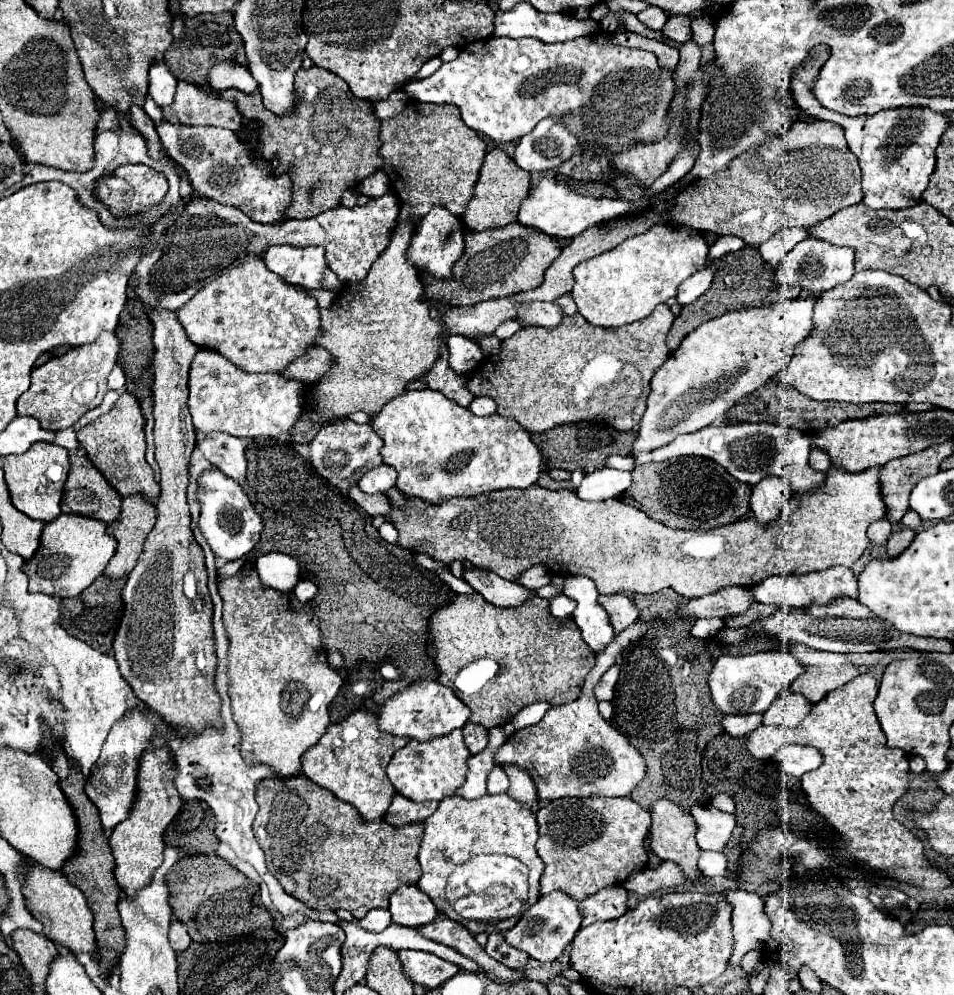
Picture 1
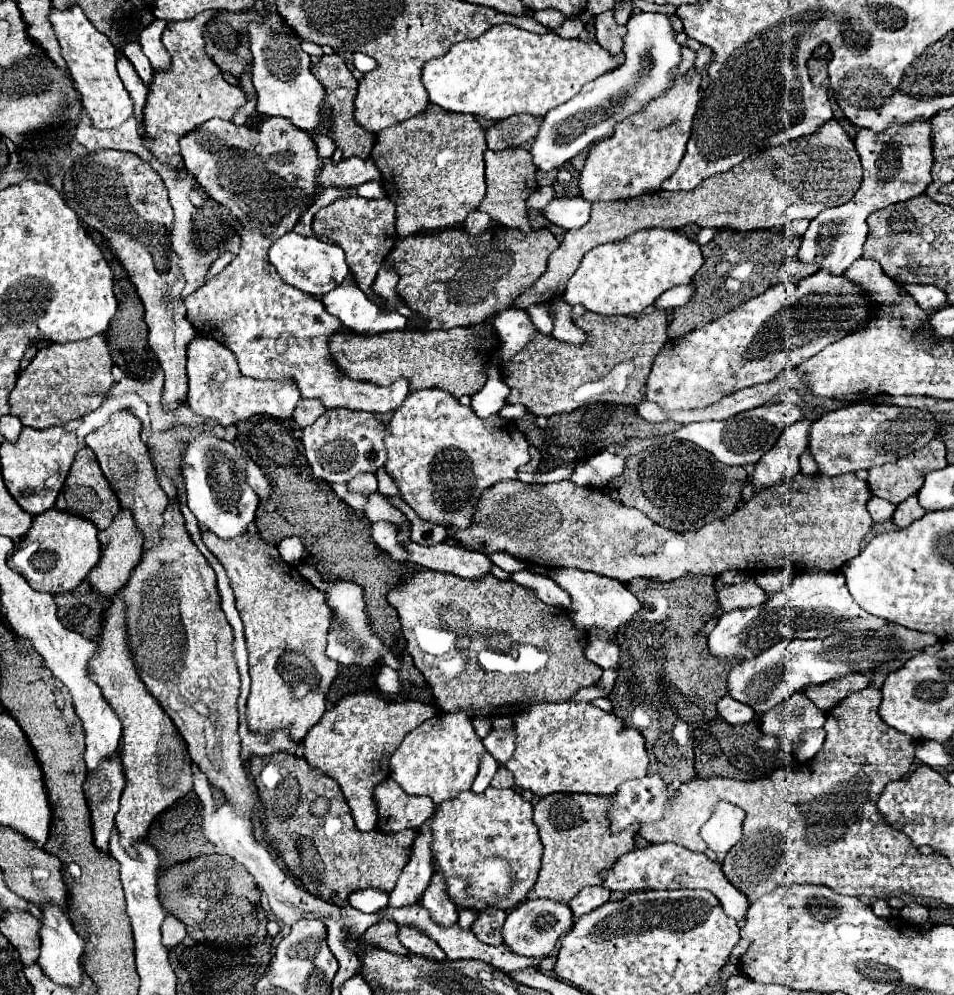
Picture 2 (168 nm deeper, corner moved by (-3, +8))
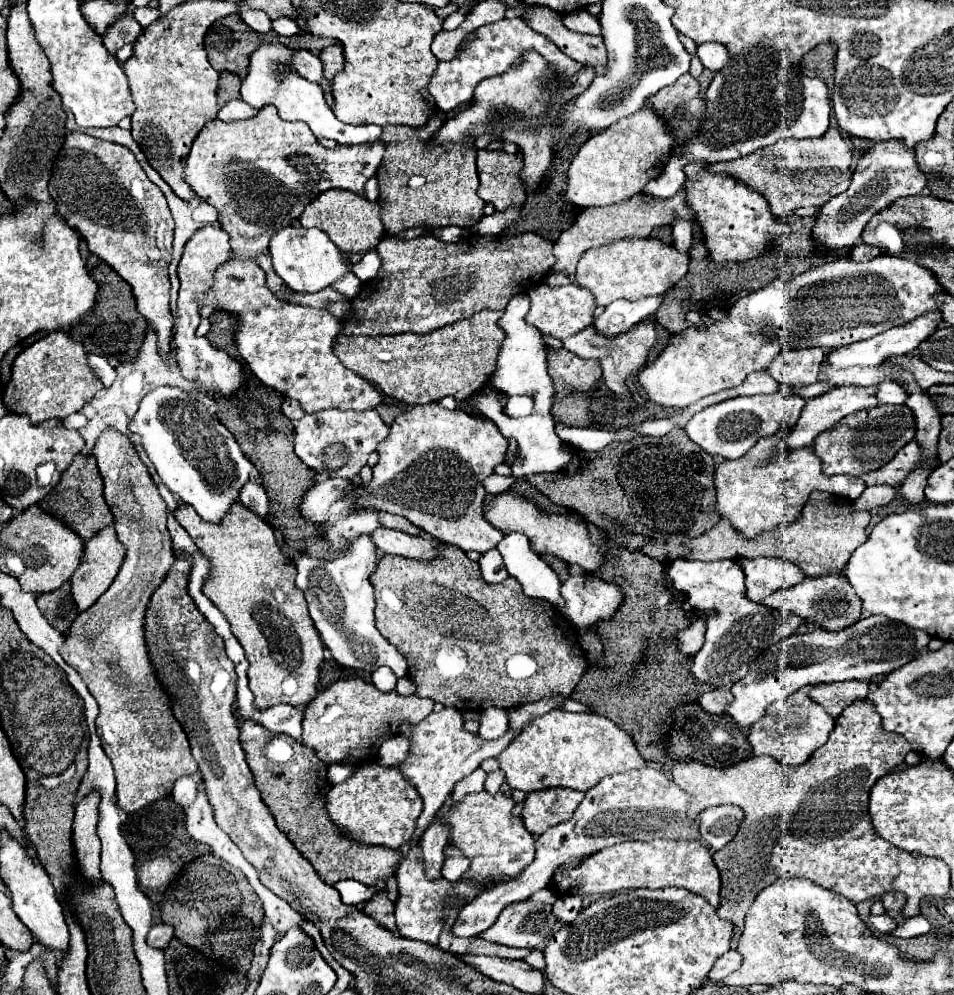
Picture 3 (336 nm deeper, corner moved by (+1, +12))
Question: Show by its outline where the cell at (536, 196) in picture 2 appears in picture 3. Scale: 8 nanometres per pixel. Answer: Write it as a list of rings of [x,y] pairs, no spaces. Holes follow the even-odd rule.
[[[648,107],[616,121],[612,127],[592,135],[574,155],[568,169],[566,199],[578,207],[602,207],[640,193],[650,179],[662,173],[672,145],[674,137]]]

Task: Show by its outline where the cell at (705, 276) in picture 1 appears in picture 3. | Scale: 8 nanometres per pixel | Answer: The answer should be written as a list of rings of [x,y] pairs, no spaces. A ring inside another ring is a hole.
[[[646,297],[640,301],[614,301],[594,321],[596,333],[614,337],[618,333],[630,331],[636,323],[654,315],[662,305],[662,297]]]

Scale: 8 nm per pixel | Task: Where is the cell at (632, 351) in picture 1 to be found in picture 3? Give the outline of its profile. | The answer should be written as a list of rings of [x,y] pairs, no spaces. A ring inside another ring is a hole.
[[[564,349],[548,351],[548,373],[554,379],[556,391],[564,387],[588,389],[588,385],[596,385],[596,381],[602,381],[600,365],[596,365],[596,361],[580,359]]]

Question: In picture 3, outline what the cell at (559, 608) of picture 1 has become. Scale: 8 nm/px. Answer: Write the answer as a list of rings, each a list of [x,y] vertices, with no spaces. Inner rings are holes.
[[[496,549],[482,553],[478,559],[478,565],[480,565],[482,579],[486,583],[502,583],[504,579],[508,579],[508,571],[502,563],[502,555]]]

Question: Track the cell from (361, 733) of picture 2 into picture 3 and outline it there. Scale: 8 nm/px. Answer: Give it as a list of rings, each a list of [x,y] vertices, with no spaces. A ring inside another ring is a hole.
[[[362,677],[338,679],[322,689],[318,697],[304,709],[302,743],[312,747],[316,755],[328,765],[362,765],[376,759],[378,745],[382,743],[380,737],[398,735],[398,727],[404,721],[410,721],[414,725],[420,723],[434,711],[434,707],[436,703],[432,699],[422,699],[418,695],[402,697],[396,691],[382,693]]]

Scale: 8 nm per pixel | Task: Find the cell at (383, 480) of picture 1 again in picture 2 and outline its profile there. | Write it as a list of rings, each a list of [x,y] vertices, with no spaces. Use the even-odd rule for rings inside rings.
[[[358,473],[352,481],[348,481],[348,487],[352,491],[358,491],[358,493],[364,493],[364,495],[370,495],[378,489],[378,481],[376,481],[376,473]]]

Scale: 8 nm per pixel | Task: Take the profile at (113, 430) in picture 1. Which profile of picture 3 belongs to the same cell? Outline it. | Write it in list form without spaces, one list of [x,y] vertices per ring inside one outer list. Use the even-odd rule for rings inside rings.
[[[106,429],[92,453],[104,479],[104,499],[114,515],[114,529],[118,541],[126,547],[126,557],[108,591],[72,623],[62,657],[80,673],[100,705],[96,727],[102,749],[114,765],[116,799],[120,809],[134,813],[170,795],[176,777],[198,771],[188,737],[172,713],[170,697],[156,679],[144,639],[144,611],[176,557],[168,541],[164,499],[130,439],[116,429]]]

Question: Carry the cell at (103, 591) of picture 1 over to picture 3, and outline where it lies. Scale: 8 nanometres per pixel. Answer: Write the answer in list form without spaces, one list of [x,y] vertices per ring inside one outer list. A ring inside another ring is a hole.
[[[64,583],[56,591],[38,595],[36,603],[38,603],[42,615],[48,619],[48,623],[60,633],[66,633],[78,615],[72,593],[70,593],[70,583]]]

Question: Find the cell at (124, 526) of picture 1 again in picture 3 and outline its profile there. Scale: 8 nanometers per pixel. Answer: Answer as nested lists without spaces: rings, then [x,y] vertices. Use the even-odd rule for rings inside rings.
[[[108,525],[106,529],[100,531],[100,535],[92,537],[86,545],[84,545],[84,557],[76,569],[76,573],[70,577],[70,585],[72,585],[72,597],[76,601],[76,609],[78,613],[86,611],[90,605],[94,605],[98,601],[98,597],[112,585],[114,577],[118,575],[118,569],[124,561],[124,547],[120,545],[120,541],[116,541],[116,531],[112,529],[112,525]]]

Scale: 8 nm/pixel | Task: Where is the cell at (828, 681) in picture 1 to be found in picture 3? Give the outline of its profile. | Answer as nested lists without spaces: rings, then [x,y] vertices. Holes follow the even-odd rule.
[[[844,681],[836,685],[818,685],[810,689],[810,699],[820,703],[828,715],[838,719],[842,711],[856,699],[866,699],[870,693],[868,681]]]

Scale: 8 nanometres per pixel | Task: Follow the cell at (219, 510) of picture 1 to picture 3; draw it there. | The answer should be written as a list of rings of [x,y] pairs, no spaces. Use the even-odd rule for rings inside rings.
[[[164,385],[150,391],[140,401],[128,429],[140,435],[140,443],[162,483],[210,523],[220,521],[228,513],[236,495],[254,471],[254,465],[244,457],[232,433],[208,413],[194,393],[180,387]]]

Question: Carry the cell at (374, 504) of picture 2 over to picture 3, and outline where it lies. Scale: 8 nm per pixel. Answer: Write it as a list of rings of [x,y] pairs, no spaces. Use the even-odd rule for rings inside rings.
[[[380,513],[380,523],[384,527],[390,527],[390,529],[398,529],[402,533],[408,533],[408,535],[418,535],[422,537],[424,531],[416,525],[412,525],[406,517],[400,517],[400,515],[390,515],[390,513]]]

